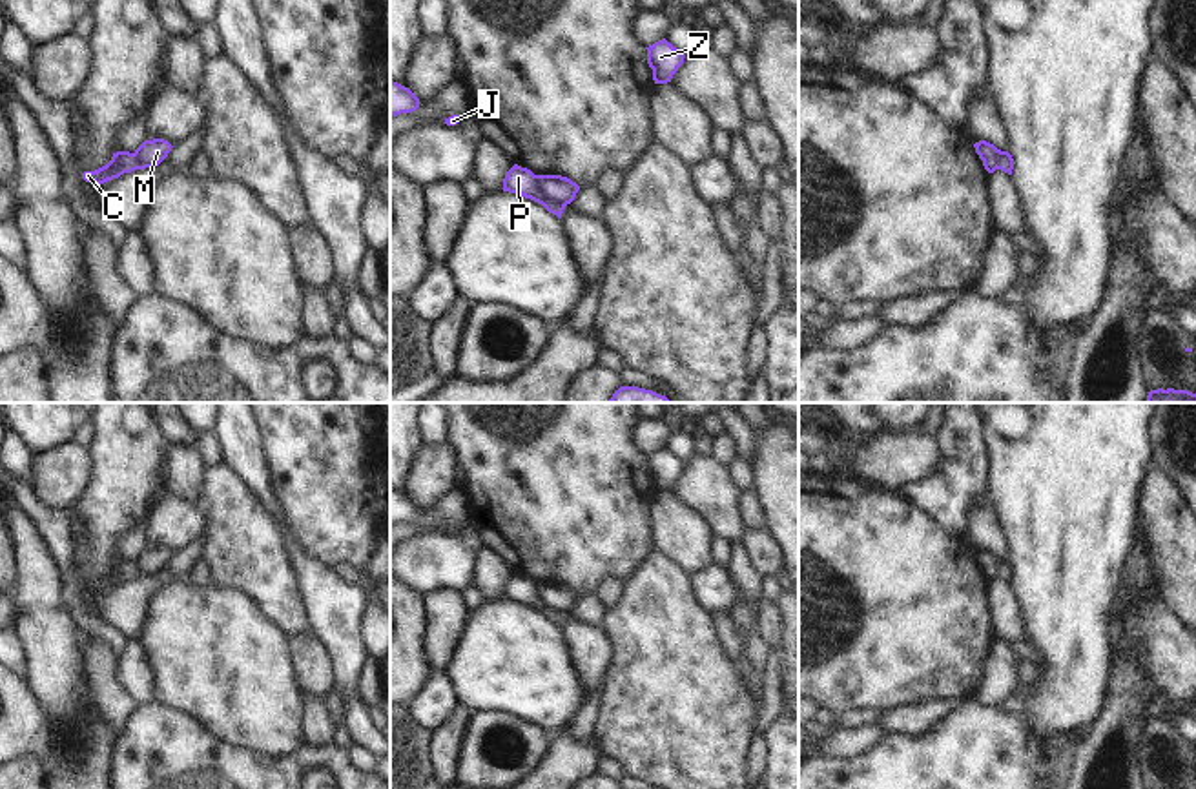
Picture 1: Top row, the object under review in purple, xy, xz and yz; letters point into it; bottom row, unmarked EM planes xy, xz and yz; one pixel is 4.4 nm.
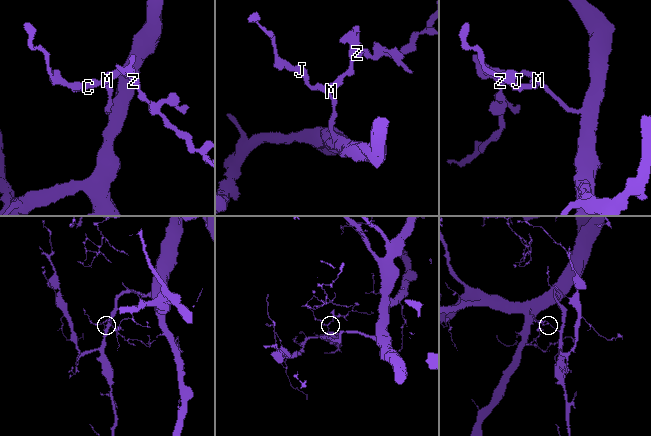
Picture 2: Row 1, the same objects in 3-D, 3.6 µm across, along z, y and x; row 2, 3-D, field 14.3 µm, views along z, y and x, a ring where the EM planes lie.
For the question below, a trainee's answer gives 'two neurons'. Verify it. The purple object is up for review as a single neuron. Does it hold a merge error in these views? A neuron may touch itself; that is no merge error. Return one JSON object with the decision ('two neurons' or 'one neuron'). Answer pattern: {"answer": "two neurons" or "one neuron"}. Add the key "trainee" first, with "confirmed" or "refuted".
{"trainee": "confirmed", "answer": "two neurons"}

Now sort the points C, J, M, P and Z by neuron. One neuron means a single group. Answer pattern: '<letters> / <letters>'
C J P / M Z

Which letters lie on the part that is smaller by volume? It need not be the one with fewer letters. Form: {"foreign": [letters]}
{"foreign": ["M", "Z"]}

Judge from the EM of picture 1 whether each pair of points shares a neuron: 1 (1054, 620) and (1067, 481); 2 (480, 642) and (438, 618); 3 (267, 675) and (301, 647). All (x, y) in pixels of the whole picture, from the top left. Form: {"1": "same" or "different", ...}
{"1": "same", "2": "different", "3": "different"}

